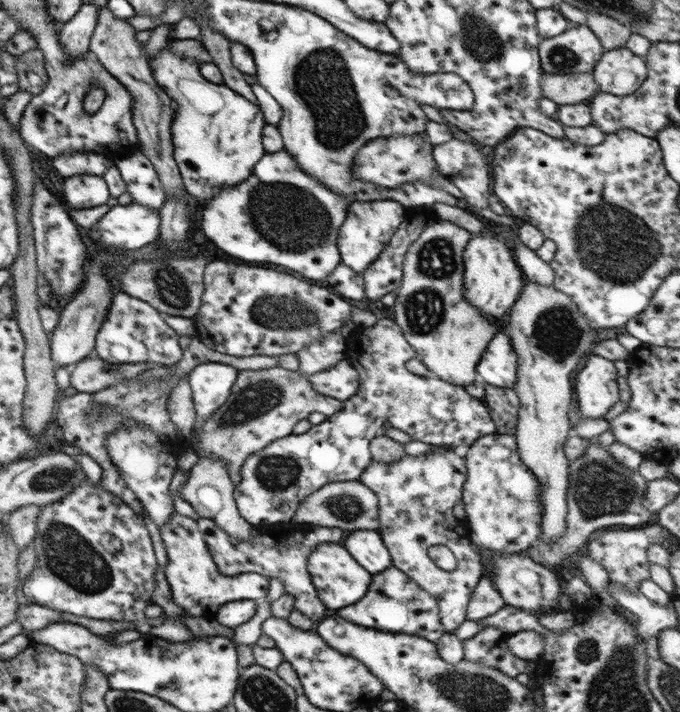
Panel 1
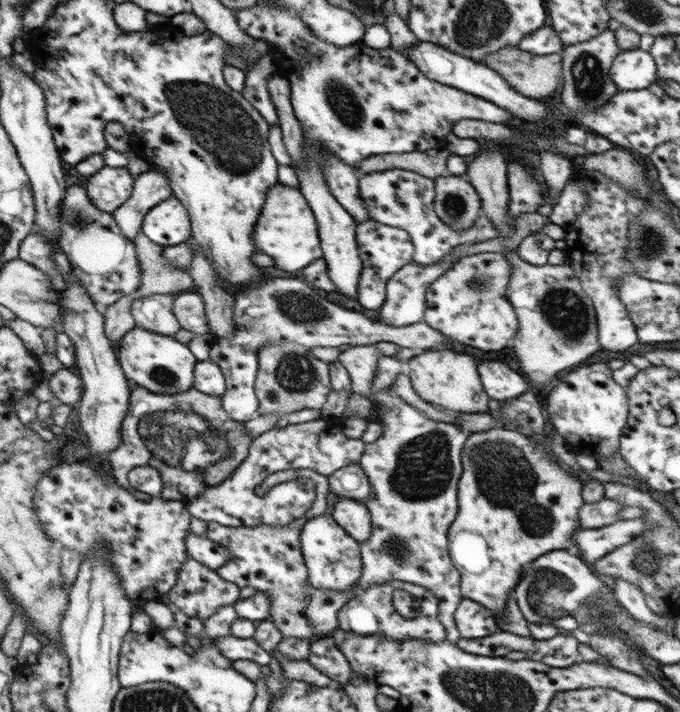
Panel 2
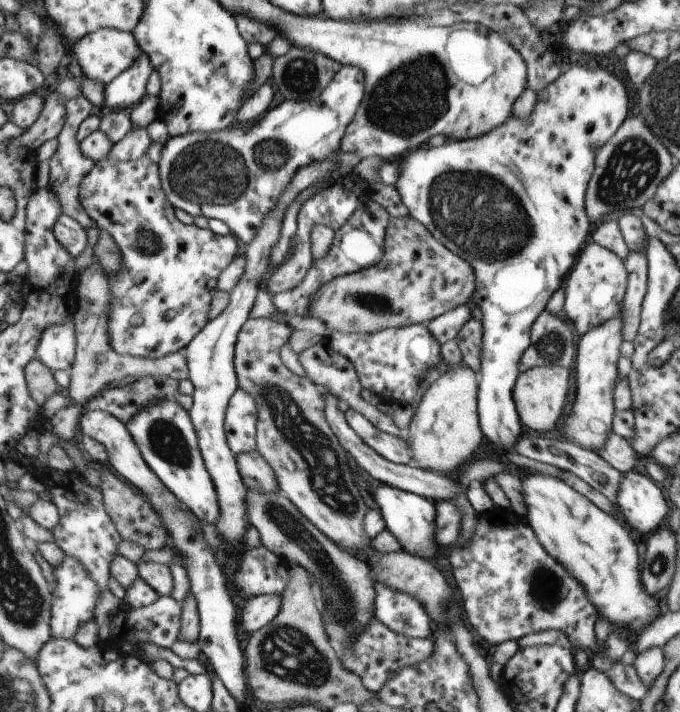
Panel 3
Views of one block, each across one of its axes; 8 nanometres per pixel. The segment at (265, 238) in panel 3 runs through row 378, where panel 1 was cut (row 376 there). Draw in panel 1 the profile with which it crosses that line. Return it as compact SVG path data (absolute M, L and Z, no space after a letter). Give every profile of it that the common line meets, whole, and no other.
M218 362L199 364L188 372L187 378L196 416L194 428L208 420L225 402L237 373L235 367Z

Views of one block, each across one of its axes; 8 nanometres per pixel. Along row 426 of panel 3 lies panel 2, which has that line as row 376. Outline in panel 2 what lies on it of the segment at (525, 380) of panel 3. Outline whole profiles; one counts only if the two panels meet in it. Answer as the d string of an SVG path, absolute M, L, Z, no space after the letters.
M515 250L502 254L509 264L510 279L505 291L509 304L513 307L517 319L517 333L511 339L510 346L515 352L520 370L533 382L537 389L535 394L539 397L539 391L549 389L556 381L557 374L565 368L577 366L579 362L587 360L600 350L596 328L596 314L591 299L584 294L580 282L571 270L567 262L562 264L531 265L522 262Z

